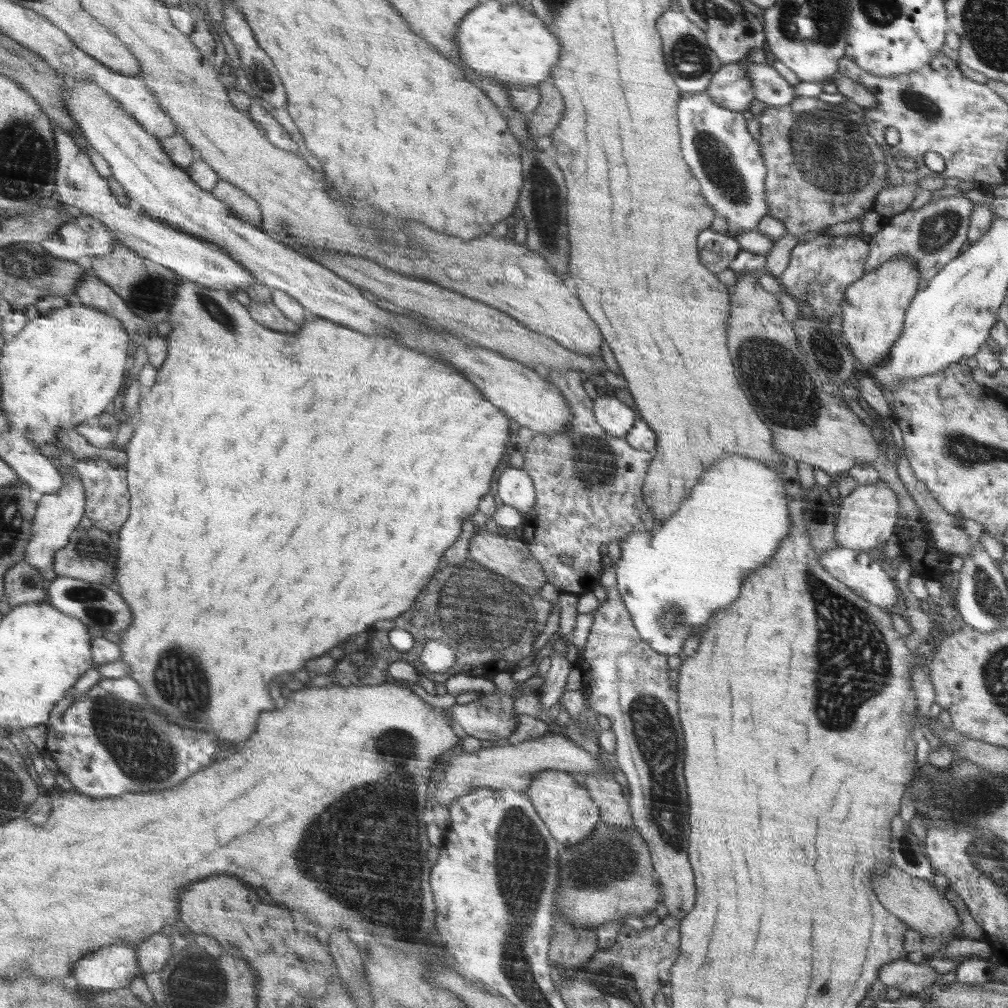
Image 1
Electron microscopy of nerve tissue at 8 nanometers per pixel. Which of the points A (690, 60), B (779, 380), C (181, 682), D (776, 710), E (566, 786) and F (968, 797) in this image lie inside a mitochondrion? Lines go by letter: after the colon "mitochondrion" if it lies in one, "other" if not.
A: mitochondrion
B: mitochondrion
C: mitochondrion
D: other
E: other
F: mitochondrion

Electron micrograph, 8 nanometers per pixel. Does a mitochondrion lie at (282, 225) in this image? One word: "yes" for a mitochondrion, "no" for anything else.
yes

